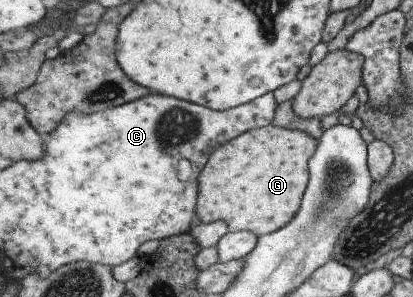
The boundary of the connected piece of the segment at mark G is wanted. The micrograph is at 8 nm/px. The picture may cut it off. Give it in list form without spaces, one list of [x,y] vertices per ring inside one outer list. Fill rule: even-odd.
[[[267,124],[265,127],[245,132],[244,134],[237,136],[233,141],[228,142],[228,144],[222,145],[219,149],[216,149],[213,152],[208,164],[205,166],[205,169],[202,170],[202,174],[200,174],[200,178],[202,178],[202,180],[199,182],[200,197],[198,197],[197,200],[196,214],[199,217],[199,220],[202,223],[224,221],[226,224],[229,224],[230,233],[237,233],[238,231],[252,231],[258,236],[265,235],[266,233],[271,233],[276,229],[282,228],[284,225],[288,224],[294,216],[296,216],[296,212],[300,208],[301,198],[309,180],[308,162],[316,150],[316,144],[317,140],[312,138],[312,136],[307,135],[305,132],[289,131],[288,129],[274,126],[274,124]]]

